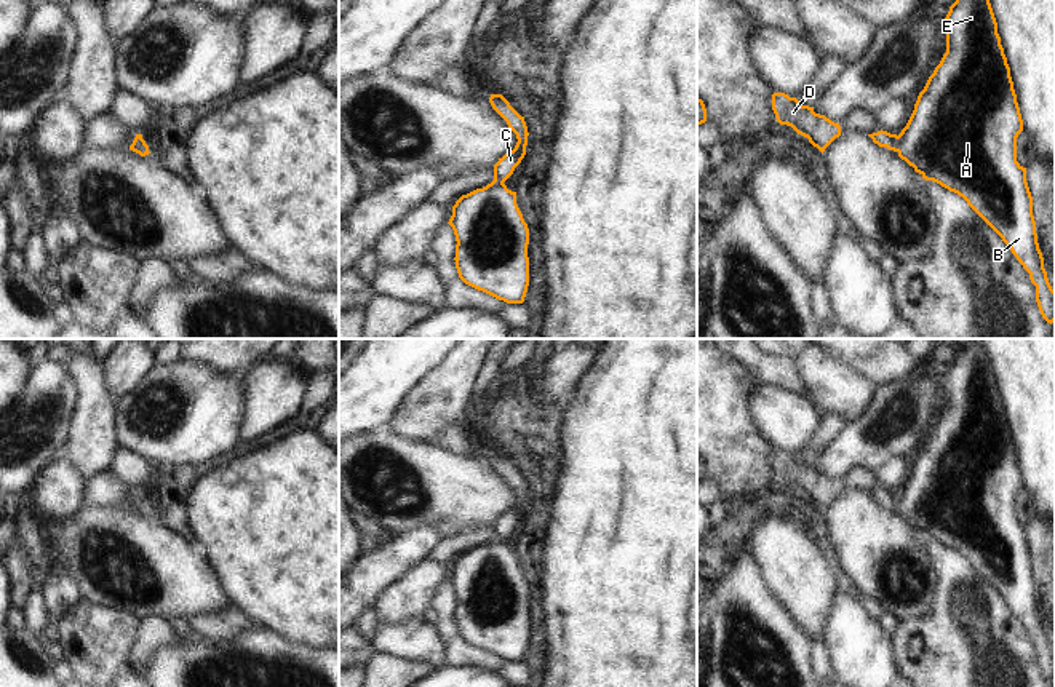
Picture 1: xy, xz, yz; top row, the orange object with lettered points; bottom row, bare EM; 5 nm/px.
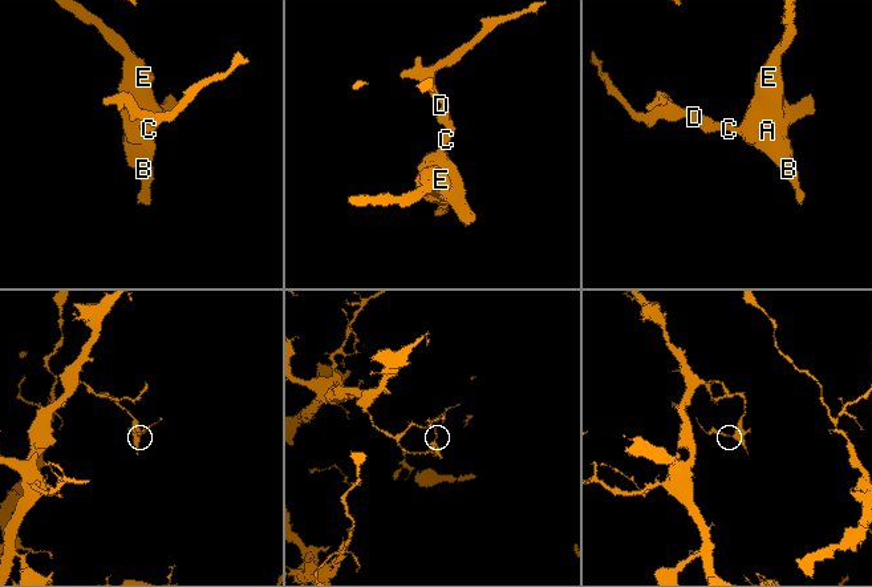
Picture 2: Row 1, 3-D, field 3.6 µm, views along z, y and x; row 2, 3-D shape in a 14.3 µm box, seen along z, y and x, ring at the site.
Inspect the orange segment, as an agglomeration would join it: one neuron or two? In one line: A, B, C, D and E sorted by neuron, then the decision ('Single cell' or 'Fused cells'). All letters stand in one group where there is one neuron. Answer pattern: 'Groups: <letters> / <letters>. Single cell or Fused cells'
Groups: A B C D E. Single cell.

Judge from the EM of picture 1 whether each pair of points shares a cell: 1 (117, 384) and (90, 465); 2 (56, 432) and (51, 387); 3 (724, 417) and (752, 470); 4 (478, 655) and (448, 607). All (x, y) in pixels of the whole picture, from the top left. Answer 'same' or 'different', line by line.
1: different
2: same
3: same
4: same

